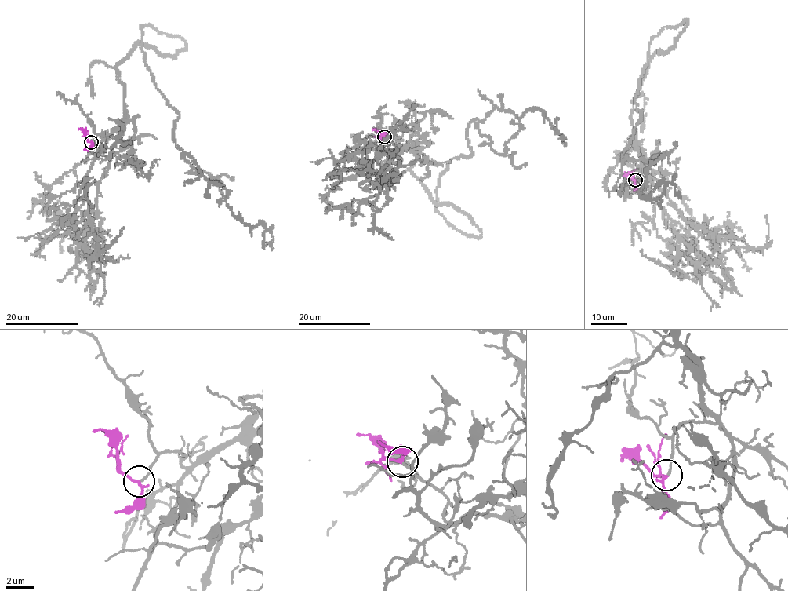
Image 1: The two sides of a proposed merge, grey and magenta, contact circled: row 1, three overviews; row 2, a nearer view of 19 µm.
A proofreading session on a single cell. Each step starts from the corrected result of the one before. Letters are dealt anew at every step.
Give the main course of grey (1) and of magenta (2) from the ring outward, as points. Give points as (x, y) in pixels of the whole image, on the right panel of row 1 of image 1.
1: (636, 180), (633, 99), (687, 20), (651, 38), (622, 155), (665, 154), (640, 197), (680, 198)
2: (636, 180), (626, 175), (623, 176)

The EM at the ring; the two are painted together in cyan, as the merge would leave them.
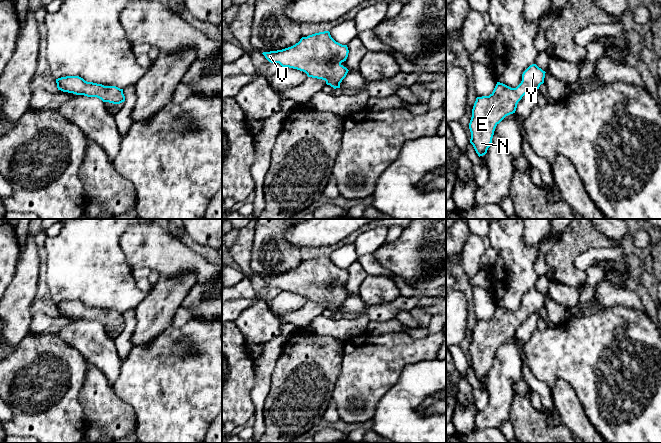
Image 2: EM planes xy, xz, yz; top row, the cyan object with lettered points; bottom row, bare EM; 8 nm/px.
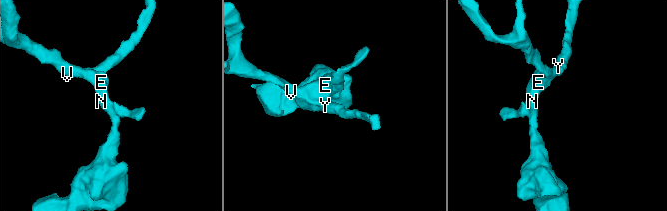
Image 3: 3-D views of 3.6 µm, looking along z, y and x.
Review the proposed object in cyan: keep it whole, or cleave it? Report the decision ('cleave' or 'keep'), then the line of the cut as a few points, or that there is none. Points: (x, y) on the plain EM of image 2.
keep | no cut

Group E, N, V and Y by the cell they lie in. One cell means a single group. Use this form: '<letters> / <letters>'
E N V Y

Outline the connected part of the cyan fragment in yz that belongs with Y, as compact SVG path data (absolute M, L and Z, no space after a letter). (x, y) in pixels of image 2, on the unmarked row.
M536 288L530 289L522 298L522 305L516 312L511 312L503 307L497 306L493 316L489 320L477 321L472 333L472 341L469 347L471 356L470 367L473 369L478 380L487 377L492 367L496 350L508 339L515 337L518 326L532 313L539 313L544 307L545 295Z

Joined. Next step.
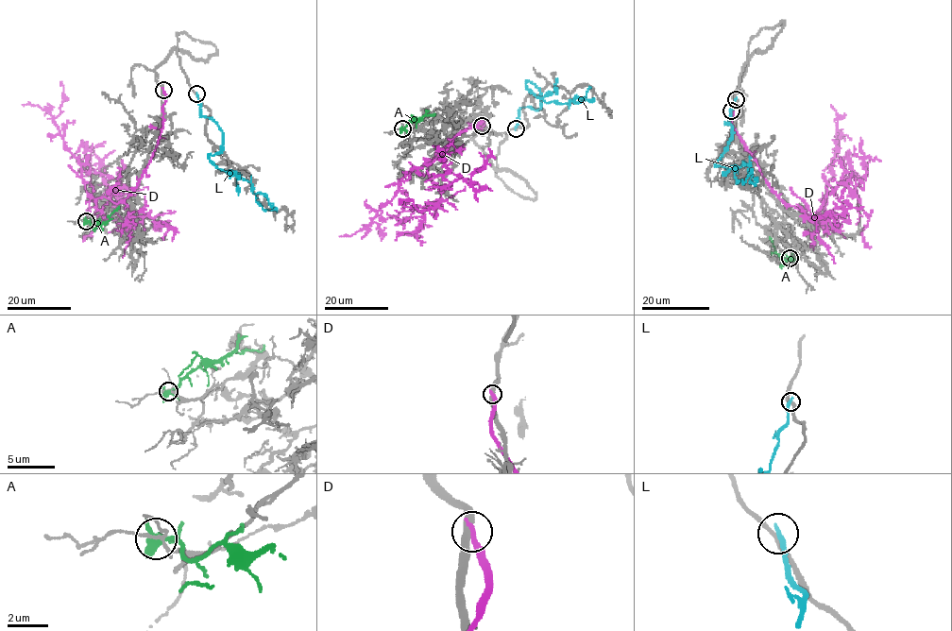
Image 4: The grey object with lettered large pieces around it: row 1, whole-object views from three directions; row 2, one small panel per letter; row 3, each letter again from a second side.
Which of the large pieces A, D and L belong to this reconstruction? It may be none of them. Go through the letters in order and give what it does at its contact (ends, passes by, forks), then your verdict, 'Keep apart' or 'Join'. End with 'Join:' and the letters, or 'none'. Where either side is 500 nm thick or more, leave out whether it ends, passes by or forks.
A: It forks there. Keep apart
D: It ends there. Keep apart
L: It ends there. Keep apart
Join: none

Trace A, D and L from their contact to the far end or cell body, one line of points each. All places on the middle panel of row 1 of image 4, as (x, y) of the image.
A: (402, 128), (413, 121), (435, 113)
D: (482, 126), (484, 120), (452, 139), (430, 163), (404, 176), (396, 194), (370, 221), (377, 223), (378, 231)
L: (516, 128), (521, 108), (535, 110), (541, 105), (540, 92), (528, 81), (526, 89), (545, 102), (594, 100)

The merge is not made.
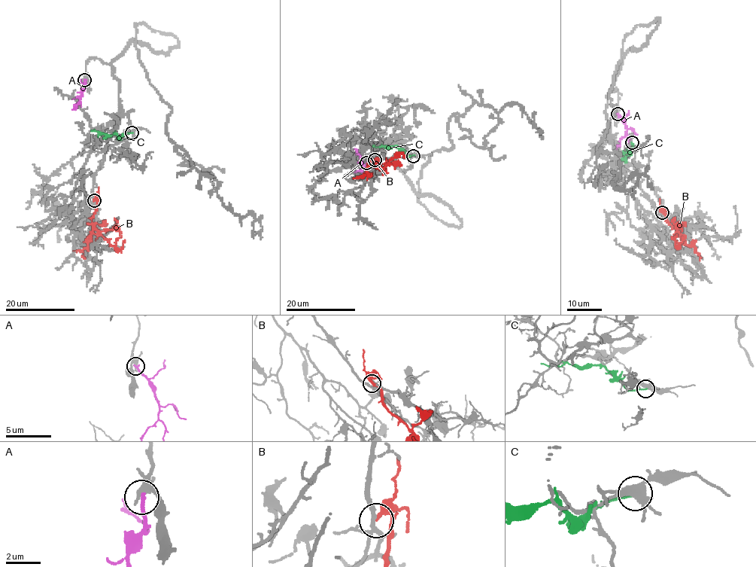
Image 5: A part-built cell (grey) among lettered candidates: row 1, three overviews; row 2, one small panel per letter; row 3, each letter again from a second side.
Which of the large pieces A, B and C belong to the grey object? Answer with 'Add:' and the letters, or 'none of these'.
Add: none of these

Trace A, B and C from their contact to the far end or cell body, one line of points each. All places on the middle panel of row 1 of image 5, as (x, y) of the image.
A: (367, 163), (362, 164), (354, 148)
B: (374, 160), (378, 159), (372, 165), (378, 163), (381, 168), (393, 156), (402, 153), (405, 157)
C: (413, 156), (405, 156), (396, 147), (373, 145)

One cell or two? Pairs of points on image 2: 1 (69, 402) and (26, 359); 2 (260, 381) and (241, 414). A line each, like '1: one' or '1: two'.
1: one
2: two

